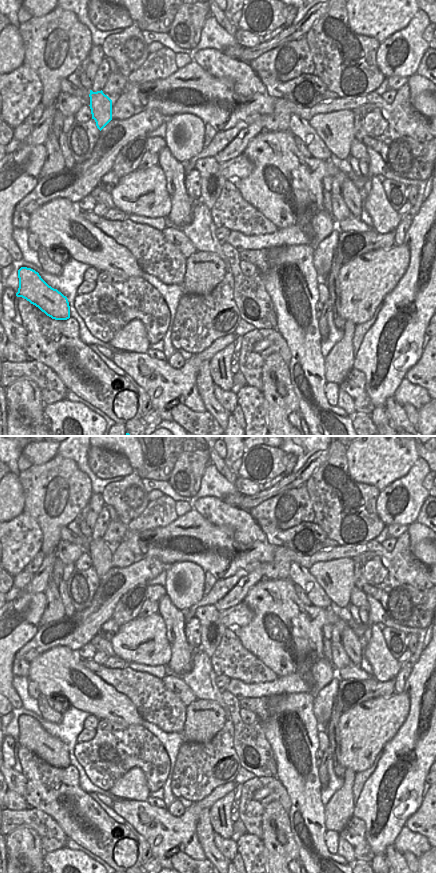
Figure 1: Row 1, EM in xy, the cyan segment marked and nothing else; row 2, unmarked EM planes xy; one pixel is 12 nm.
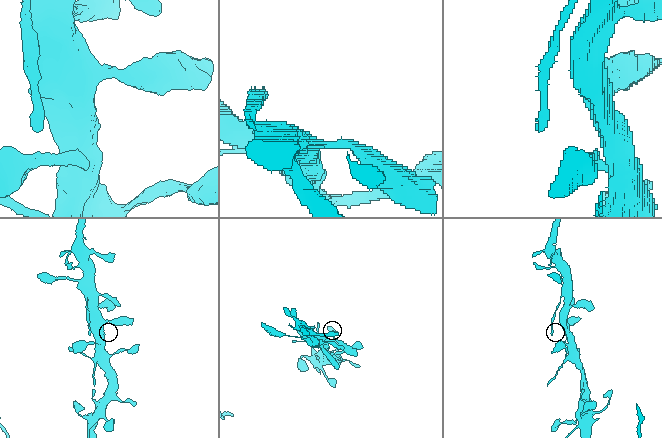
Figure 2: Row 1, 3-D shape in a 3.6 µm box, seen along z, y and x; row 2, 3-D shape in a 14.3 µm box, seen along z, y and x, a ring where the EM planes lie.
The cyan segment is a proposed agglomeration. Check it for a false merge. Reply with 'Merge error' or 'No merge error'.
Merge error

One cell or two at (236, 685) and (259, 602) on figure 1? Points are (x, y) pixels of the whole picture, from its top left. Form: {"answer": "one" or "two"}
{"answer": "two"}

